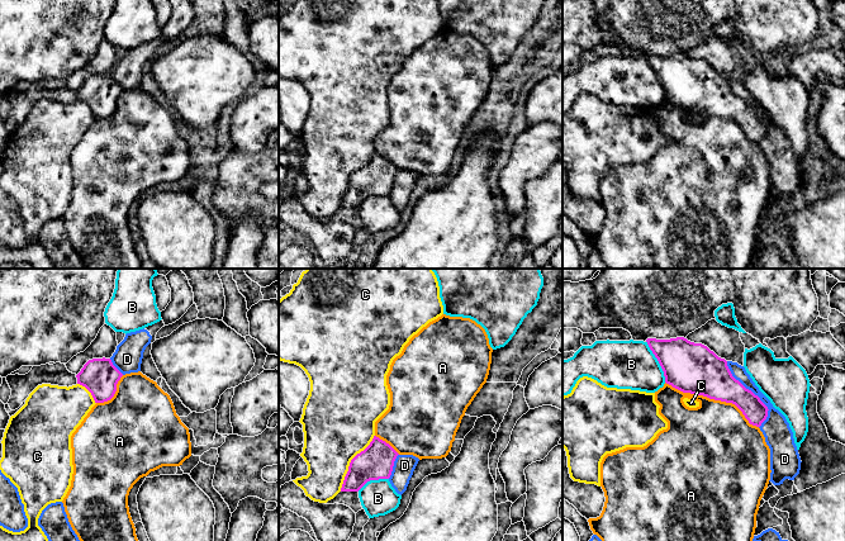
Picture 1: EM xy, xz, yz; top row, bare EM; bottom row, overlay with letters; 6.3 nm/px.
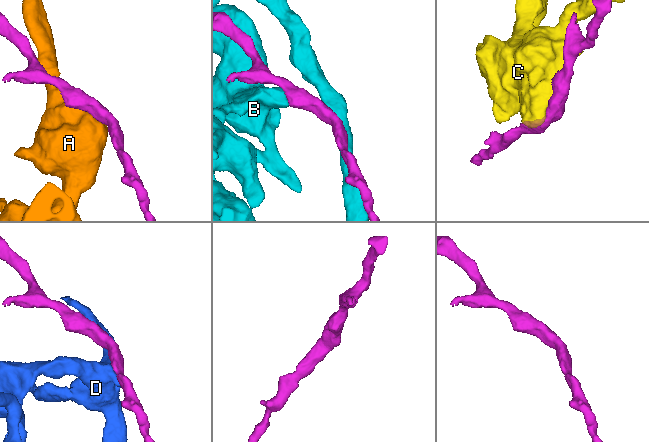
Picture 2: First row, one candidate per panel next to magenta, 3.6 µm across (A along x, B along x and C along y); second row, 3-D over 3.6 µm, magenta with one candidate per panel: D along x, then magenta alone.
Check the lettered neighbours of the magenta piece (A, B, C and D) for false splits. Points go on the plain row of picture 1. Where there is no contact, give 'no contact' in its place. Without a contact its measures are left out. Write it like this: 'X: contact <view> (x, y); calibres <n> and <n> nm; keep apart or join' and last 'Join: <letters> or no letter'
A: contact yz (713, 114); calibres 320 and 460 nm; keep apart
B: contact yz (658, 76); calibres 320 and 300 nm; keep apart
C: contact xz (350, 179); calibres 220 and 440 nm; keep apart
D: contact yz (753, 109); calibres 220 and 150 nm; keep apart
Join: no letter

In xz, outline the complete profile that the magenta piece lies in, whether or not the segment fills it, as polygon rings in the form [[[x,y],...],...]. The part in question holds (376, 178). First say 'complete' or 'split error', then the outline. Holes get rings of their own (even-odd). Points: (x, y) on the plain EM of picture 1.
complete | [[[374,152],[370,161],[351,176],[341,208],[359,208],[370,196],[389,195],[398,171],[389,160]]]

